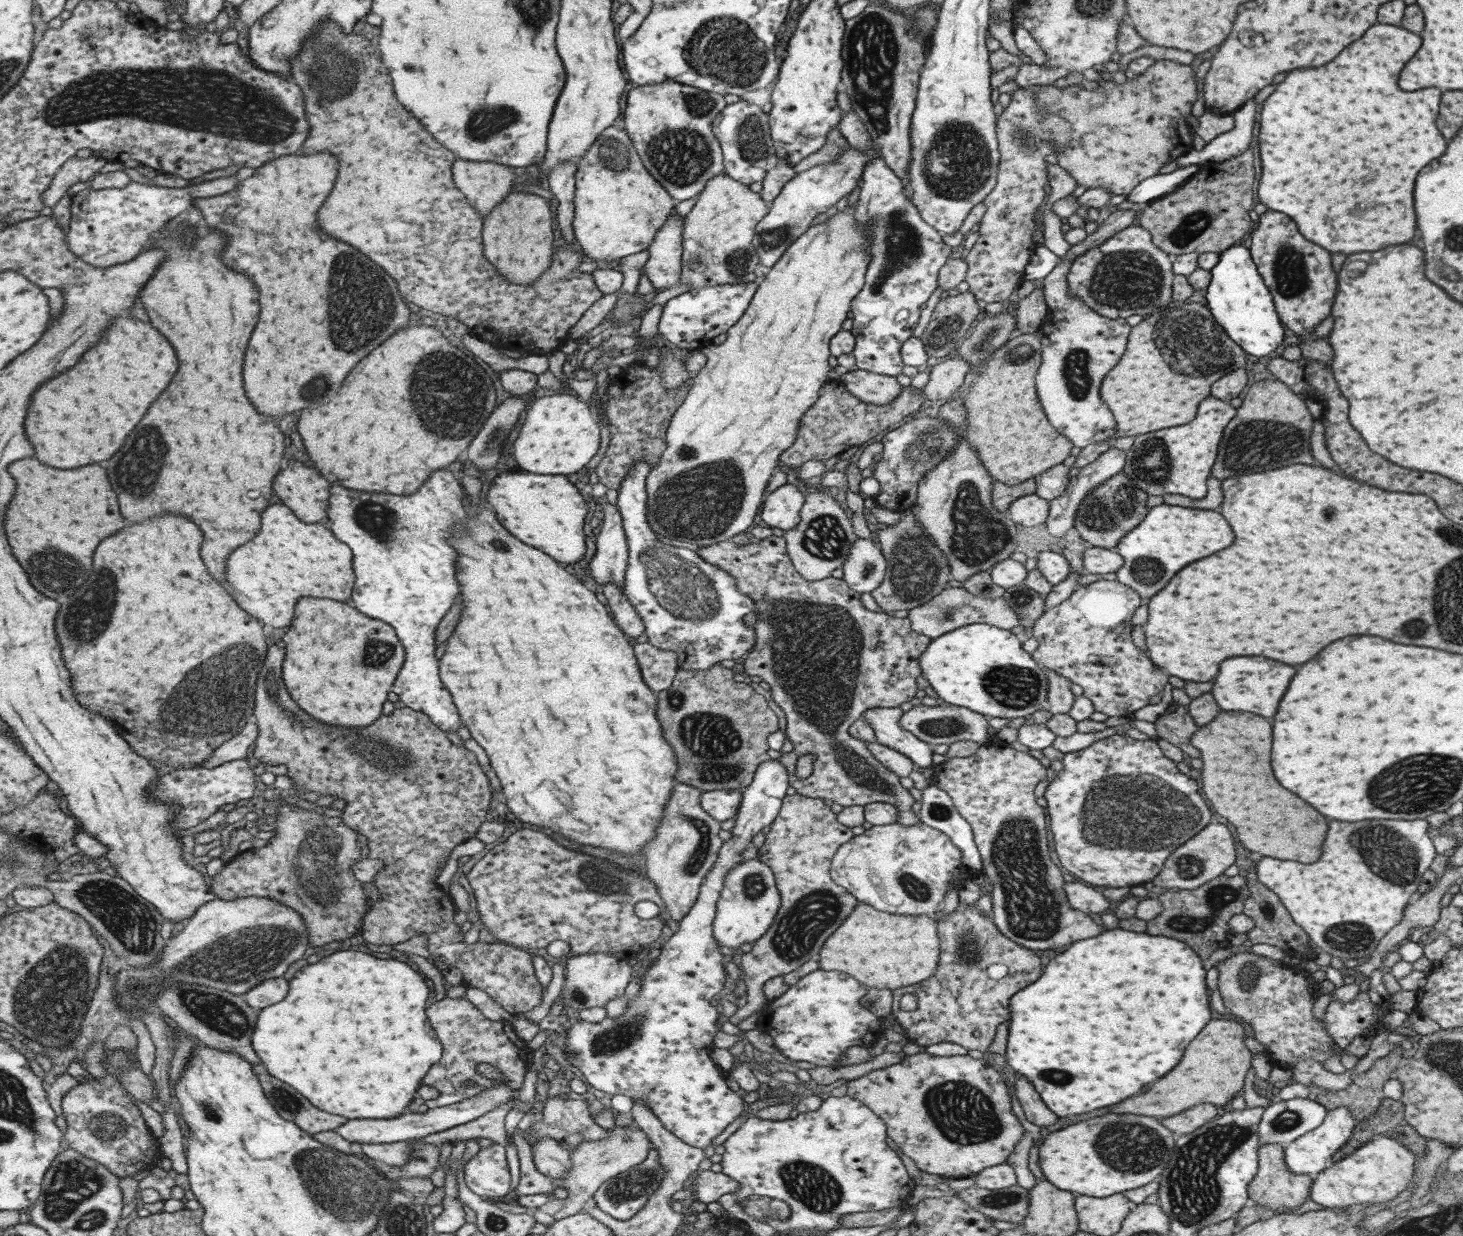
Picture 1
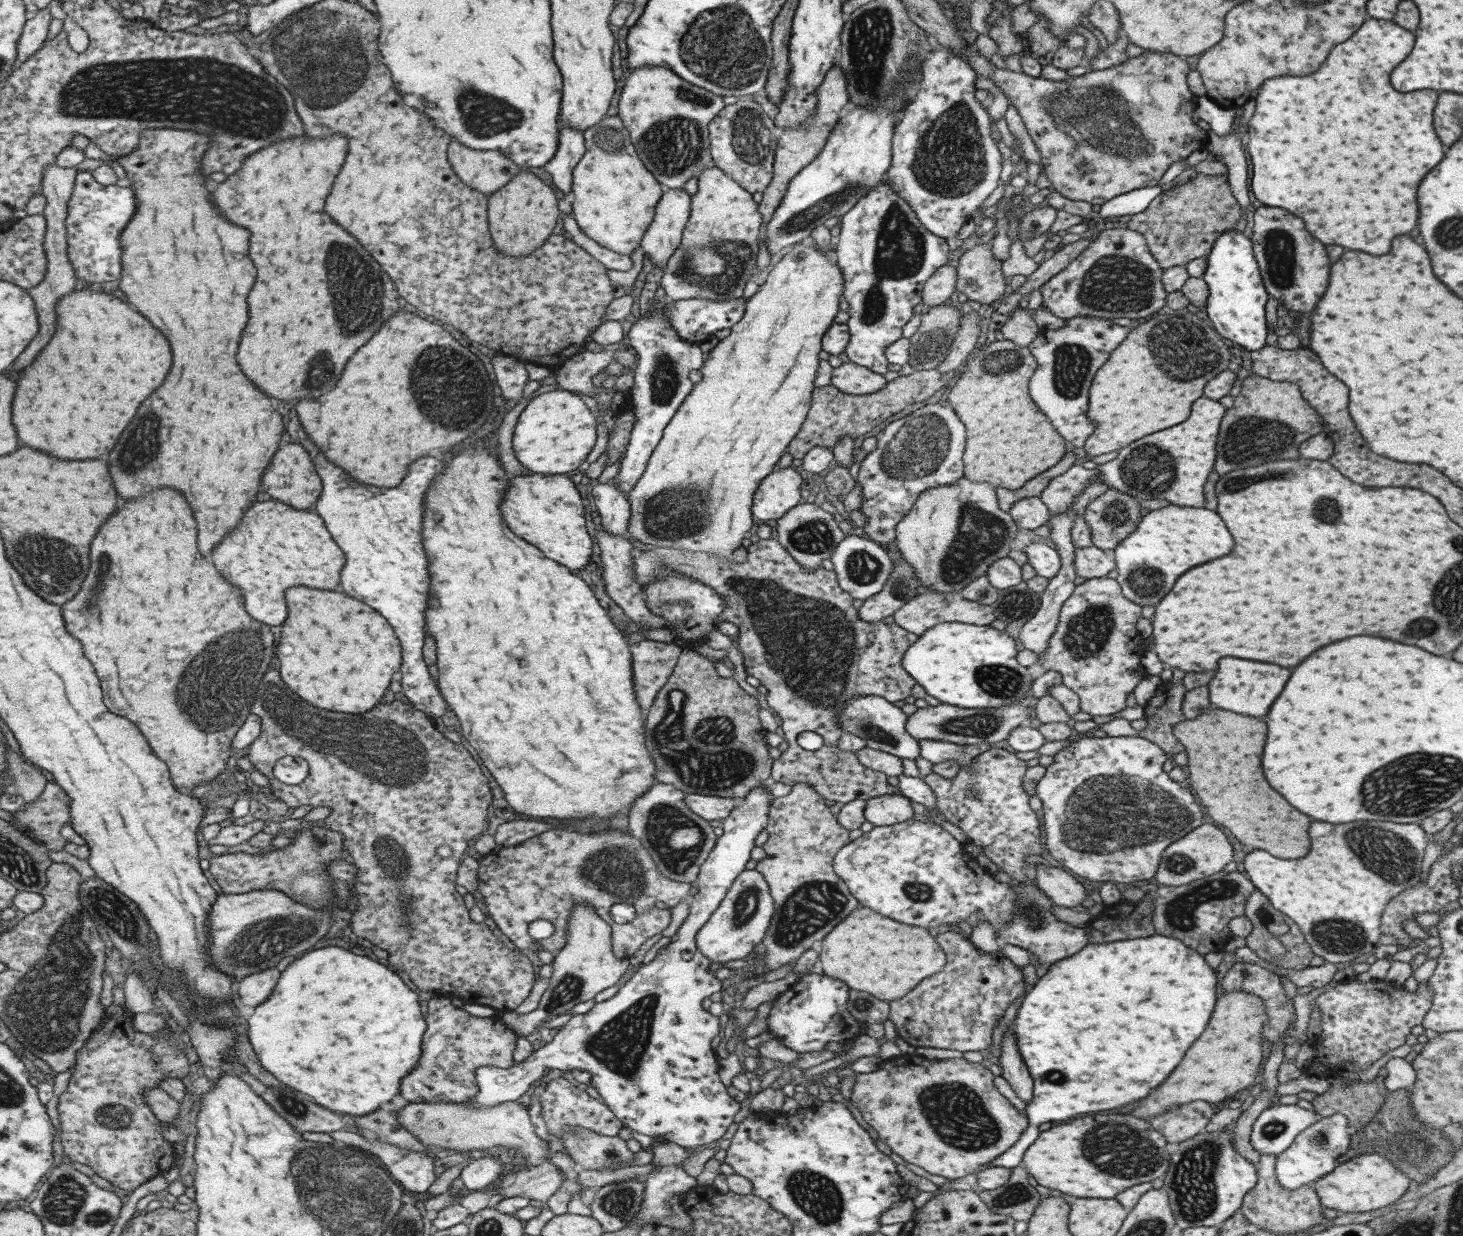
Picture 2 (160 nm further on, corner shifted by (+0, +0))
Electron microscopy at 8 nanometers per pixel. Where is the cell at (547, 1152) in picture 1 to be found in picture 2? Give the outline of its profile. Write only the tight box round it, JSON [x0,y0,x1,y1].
[396,1101,547,1166]

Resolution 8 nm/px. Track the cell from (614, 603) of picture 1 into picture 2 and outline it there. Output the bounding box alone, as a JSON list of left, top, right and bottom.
[596,529,666,628]

